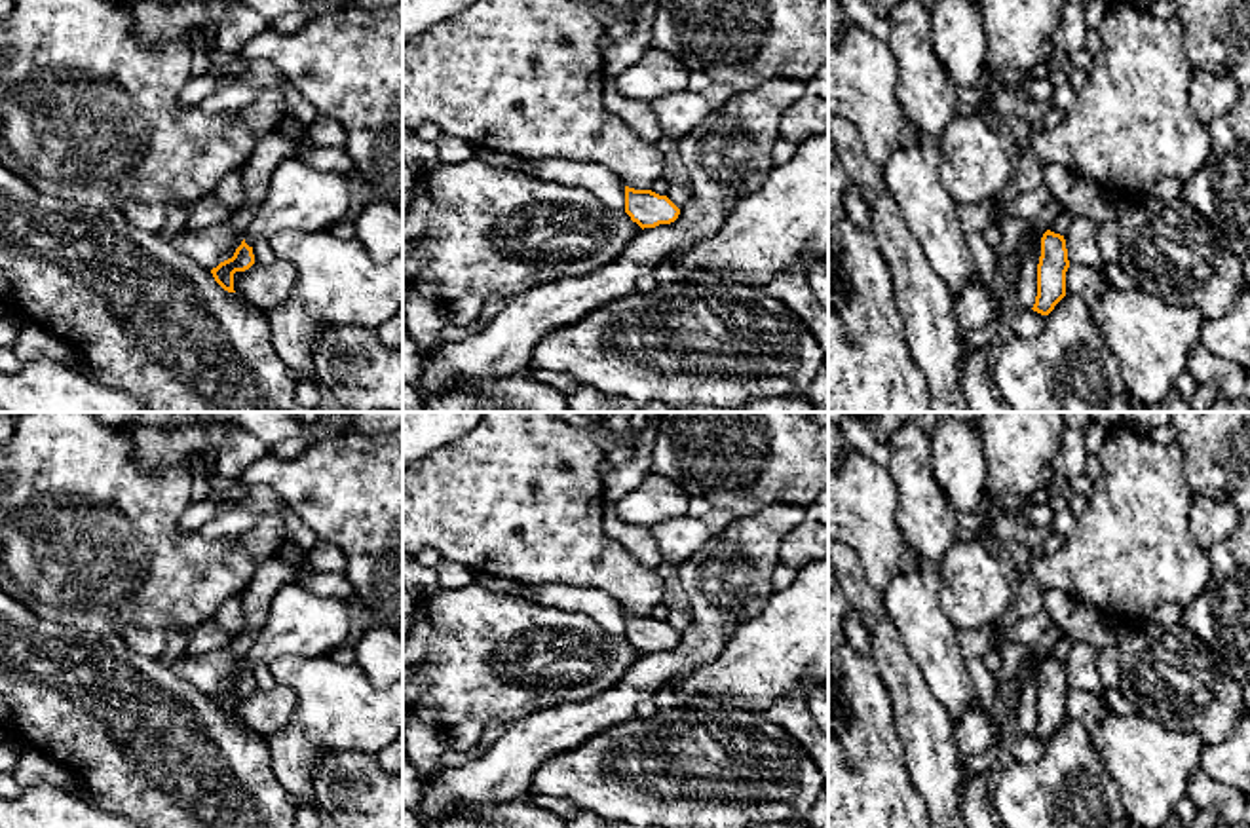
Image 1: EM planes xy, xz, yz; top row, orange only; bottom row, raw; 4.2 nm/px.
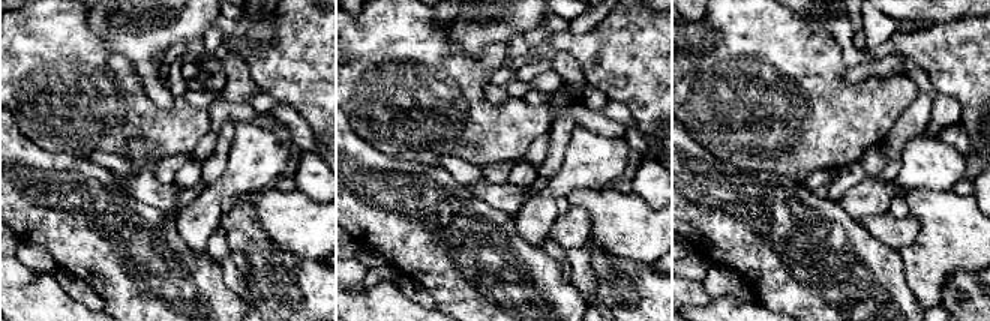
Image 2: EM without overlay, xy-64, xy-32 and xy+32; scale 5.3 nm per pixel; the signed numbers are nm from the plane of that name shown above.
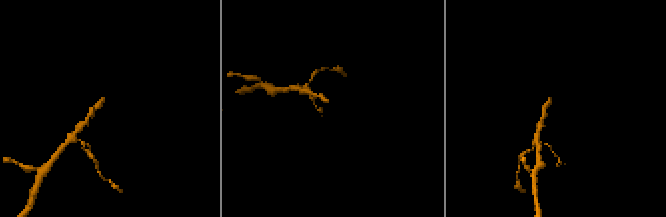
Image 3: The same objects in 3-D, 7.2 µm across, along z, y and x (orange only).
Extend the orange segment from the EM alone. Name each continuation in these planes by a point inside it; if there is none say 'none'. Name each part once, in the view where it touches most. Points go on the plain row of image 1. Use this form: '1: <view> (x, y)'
1: xy (301, 623)

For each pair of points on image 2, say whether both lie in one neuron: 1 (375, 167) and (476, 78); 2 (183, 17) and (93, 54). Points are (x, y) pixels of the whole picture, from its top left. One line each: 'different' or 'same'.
1: different
2: different

